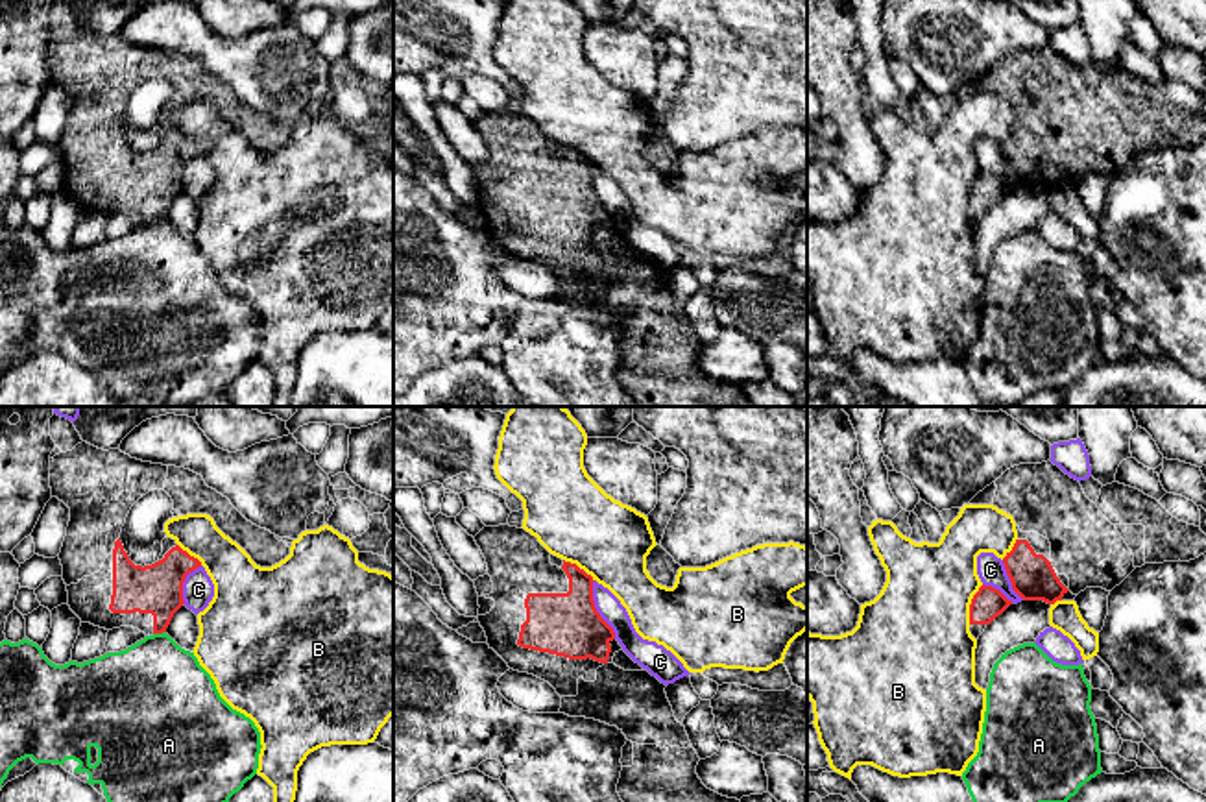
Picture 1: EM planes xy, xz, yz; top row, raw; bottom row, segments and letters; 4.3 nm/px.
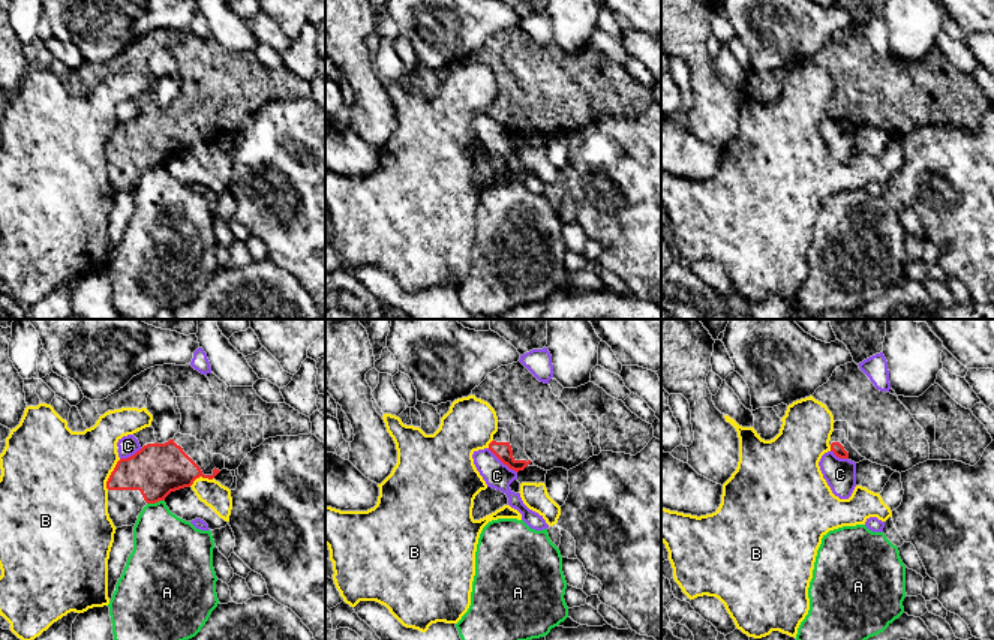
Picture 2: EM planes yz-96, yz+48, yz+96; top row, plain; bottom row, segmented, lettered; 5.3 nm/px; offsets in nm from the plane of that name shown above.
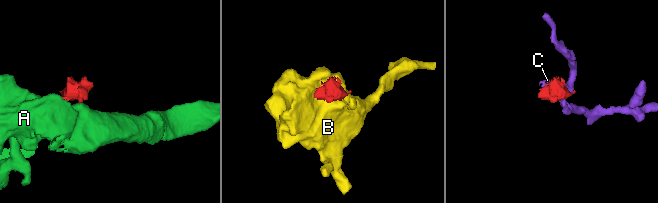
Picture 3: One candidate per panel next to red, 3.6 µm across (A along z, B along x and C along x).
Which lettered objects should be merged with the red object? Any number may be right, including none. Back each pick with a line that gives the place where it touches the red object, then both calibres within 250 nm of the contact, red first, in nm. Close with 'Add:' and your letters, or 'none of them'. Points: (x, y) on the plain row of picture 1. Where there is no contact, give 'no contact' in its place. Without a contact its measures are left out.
Add: none of them

